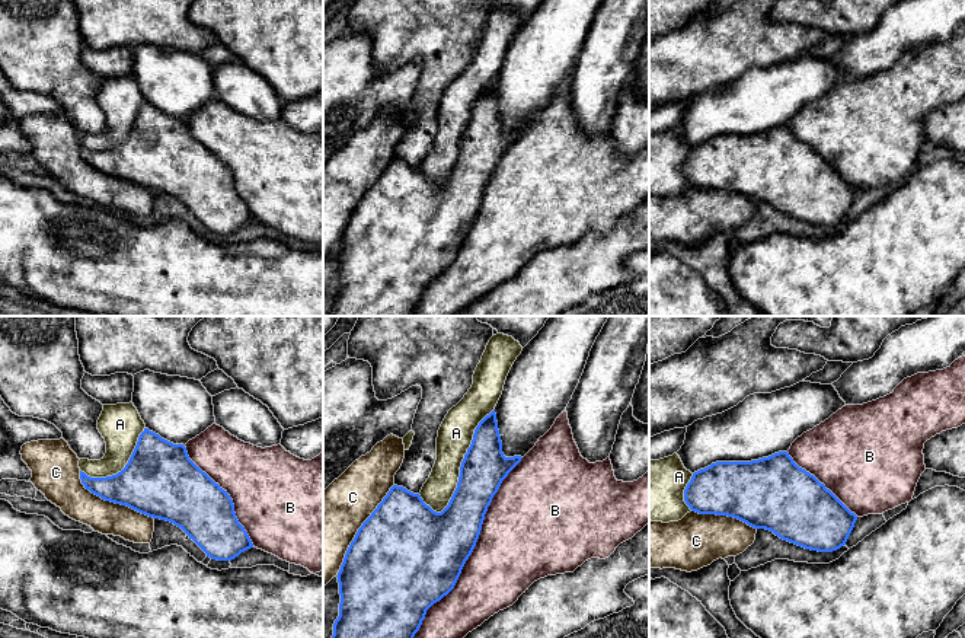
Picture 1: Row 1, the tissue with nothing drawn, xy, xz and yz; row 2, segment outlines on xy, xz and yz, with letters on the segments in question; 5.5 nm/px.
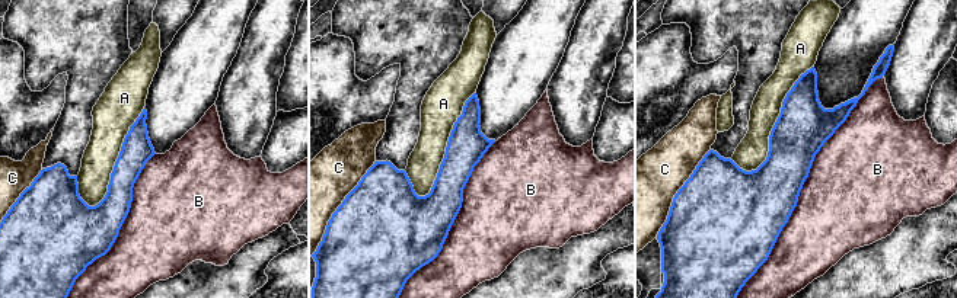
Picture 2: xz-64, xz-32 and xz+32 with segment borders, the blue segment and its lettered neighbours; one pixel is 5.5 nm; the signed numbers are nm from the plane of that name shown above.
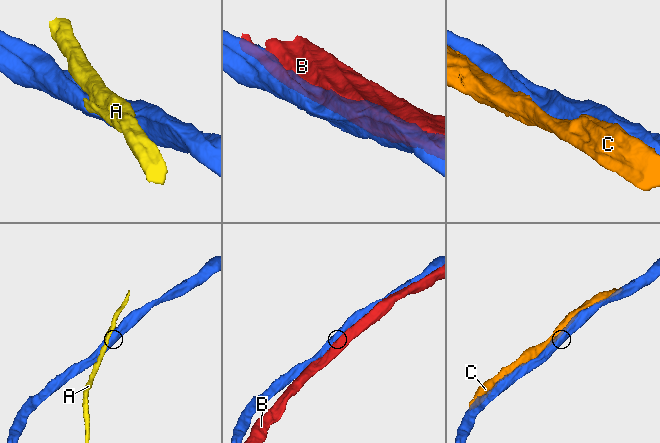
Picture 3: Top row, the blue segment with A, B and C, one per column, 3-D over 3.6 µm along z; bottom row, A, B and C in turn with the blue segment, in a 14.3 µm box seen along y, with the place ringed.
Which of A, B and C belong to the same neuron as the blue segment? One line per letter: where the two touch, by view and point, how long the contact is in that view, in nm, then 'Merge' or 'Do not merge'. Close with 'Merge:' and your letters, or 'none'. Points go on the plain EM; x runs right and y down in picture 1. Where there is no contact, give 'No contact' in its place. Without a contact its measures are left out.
A: Touches blue at xz (462, 137). Shared border 650 nm. Do not merge
B: Touches blue at xz (472, 225). Shared border 1200 nm. Do not merge
C: Touches blue at xz (358, 204). Shared border 600 nm. Do not merge
Merge: none

